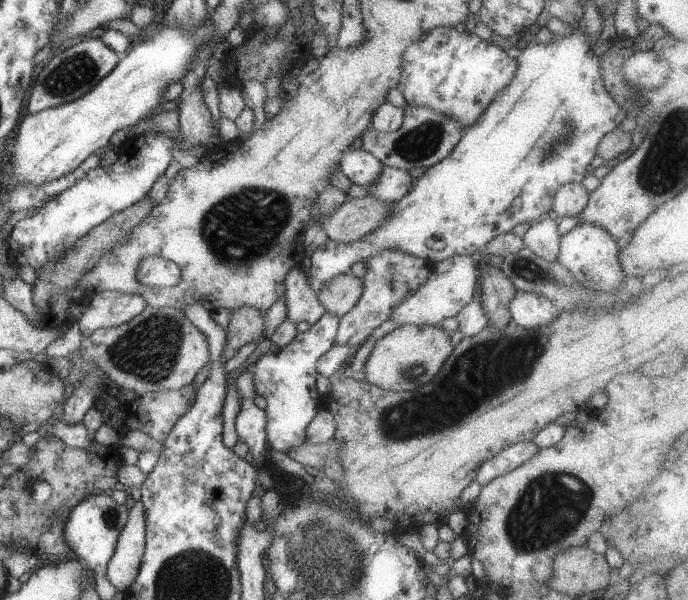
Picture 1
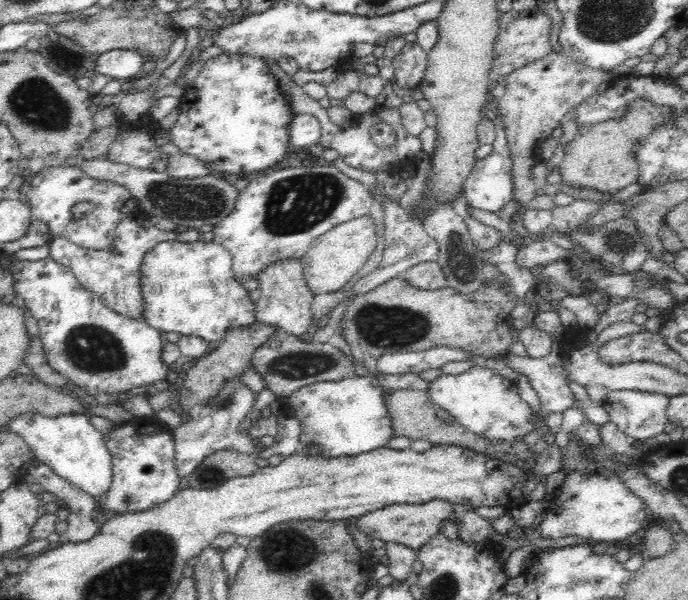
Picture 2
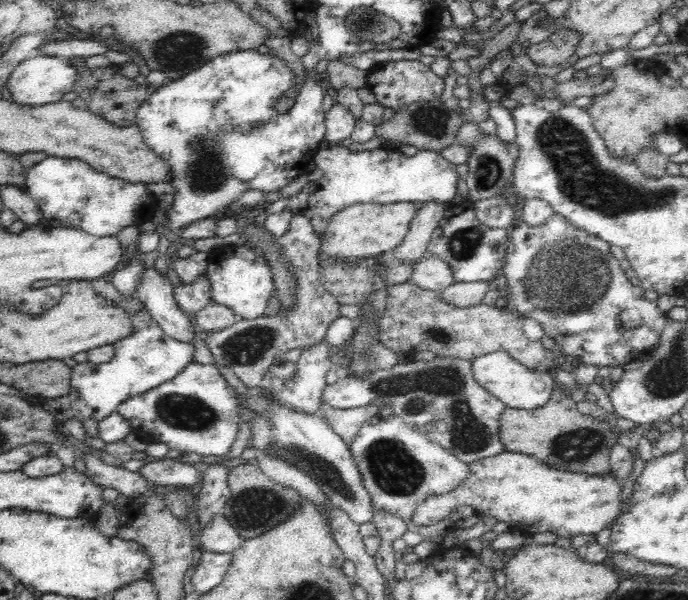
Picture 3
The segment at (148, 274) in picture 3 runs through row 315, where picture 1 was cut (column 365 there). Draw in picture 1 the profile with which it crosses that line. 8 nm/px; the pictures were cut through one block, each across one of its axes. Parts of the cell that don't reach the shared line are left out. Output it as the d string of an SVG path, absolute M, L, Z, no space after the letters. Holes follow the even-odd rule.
M353 146L344 152L340 160L341 171L350 182L362 186L366 190L374 184L374 180L384 170L383 164L364 149L358 150Z

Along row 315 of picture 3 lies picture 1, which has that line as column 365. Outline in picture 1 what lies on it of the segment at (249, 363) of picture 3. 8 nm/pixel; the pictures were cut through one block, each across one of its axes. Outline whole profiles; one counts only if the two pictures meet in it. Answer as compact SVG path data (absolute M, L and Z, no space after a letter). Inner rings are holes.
M384 250L384 252L368 258L364 264L368 268L366 276L362 278L364 290L362 290L362 296L356 302L354 308L340 317L335 336L335 344L338 344L338 346L361 344L368 339L368 336L380 324L384 324L390 318L392 310L398 304L403 304L404 300L412 296L420 286L424 286L424 282L432 274L432 264L428 260L400 250Z

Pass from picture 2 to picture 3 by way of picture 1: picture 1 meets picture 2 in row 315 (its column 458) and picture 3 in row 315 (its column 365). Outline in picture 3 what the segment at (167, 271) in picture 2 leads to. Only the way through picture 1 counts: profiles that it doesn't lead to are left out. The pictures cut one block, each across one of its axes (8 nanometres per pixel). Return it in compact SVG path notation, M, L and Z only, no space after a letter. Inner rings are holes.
M236 244L234 250L226 252L218 260L212 257L205 272L210 279L211 302L228 306L240 319L254 320L264 314L265 308L273 295L275 286L273 272L265 257L247 244Z

